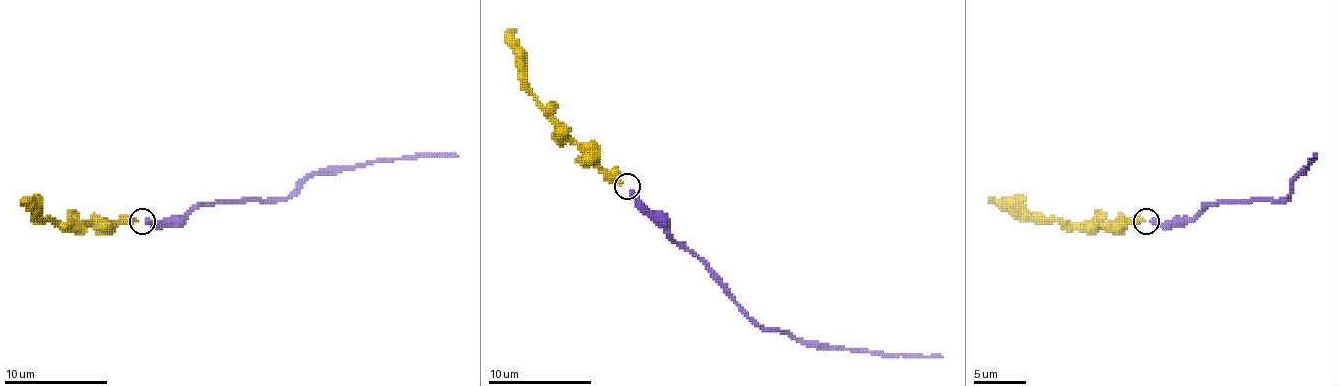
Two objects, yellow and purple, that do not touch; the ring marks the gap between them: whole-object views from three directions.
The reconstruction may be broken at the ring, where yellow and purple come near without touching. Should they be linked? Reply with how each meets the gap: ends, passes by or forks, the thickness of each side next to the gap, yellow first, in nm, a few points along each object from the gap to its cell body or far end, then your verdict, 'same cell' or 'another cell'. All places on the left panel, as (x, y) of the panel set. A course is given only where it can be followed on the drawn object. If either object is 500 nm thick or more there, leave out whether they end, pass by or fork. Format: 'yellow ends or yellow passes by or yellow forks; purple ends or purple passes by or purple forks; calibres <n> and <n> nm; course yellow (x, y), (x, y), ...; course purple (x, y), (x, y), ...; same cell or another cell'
yellow ends; purple ends; calibres 380 and 320 nm; course yellow (138, 221), (55, 223), (24, 197); course purple (146, 221), (177, 223), (200, 205), (289, 197), (322, 171), (340, 171), (392, 158), (457, 156); same cell

